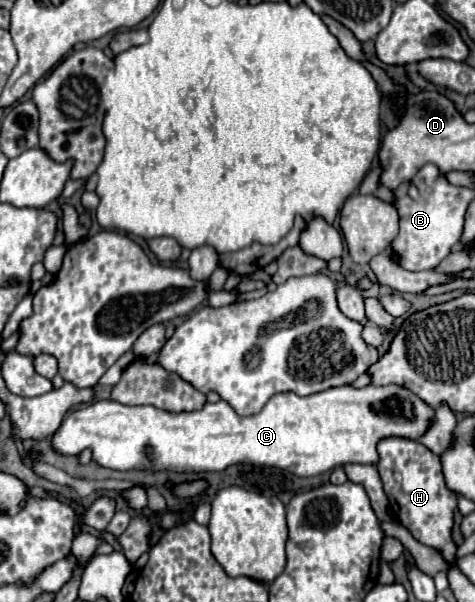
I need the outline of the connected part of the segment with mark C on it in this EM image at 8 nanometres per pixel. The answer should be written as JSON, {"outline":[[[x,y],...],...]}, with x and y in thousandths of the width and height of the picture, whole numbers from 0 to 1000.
{"outline":[[[817,638],[817,641],[771,641],[771,645],[745,645],[745,641],[716,641],[716,645],[699,645],[699,648],[682,648],[674,654],[653,654],[653,658],[627,658],[627,654],[615,654],[615,651],[598,651],[598,654],[581,654],[573,658],[560,674],[543,684],[543,688],[531,688],[531,691],[501,691],[472,664],[459,664],[451,671],[434,668],[425,681],[408,681],[408,684],[354,684],[354,681],[337,681],[337,678],[324,678],[324,674],[265,674],[265,671],[253,671],[253,668],[240,668],[240,664],[194,664],[185,671],[173,671],[168,678],[152,681],[139,688],[139,694],[131,698],[131,704],[122,708],[122,714],[114,718],[109,724],[109,744],[114,751],[131,754],[131,757],[168,757],[181,744],[194,748],[194,764],[206,767],[211,774],[219,777],[236,777],[236,781],[358,781],[358,784],[463,784],[463,781],[476,781],[480,774],[488,771],[531,771],[531,774],[552,774],[552,777],[589,777],[589,781],[606,781],[623,791],[636,791],[636,794],[648,794],[648,791],[669,791],[686,781],[699,781],[707,774],[720,774],[720,771],[737,771],[737,767],[749,767],[749,771],[792,771],[792,734],[804,731],[804,728],[817,728],[817,724],[846,724],[846,728],[867,728],[876,731],[884,721],[893,721],[893,708],[901,708],[901,688],[909,688],[909,678],[884,664],[867,648],[851,645],[851,641],[834,641],[834,638]]]}

